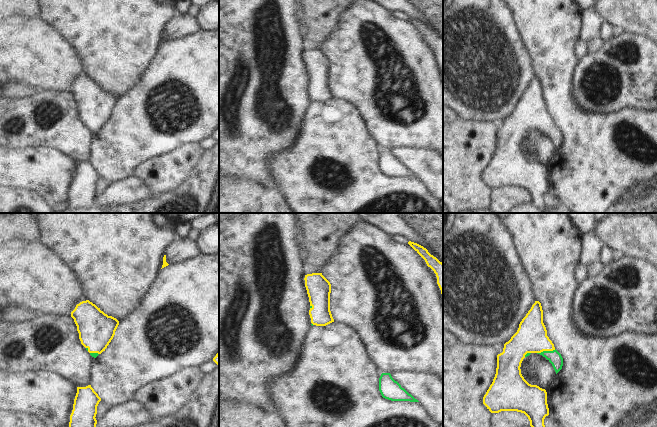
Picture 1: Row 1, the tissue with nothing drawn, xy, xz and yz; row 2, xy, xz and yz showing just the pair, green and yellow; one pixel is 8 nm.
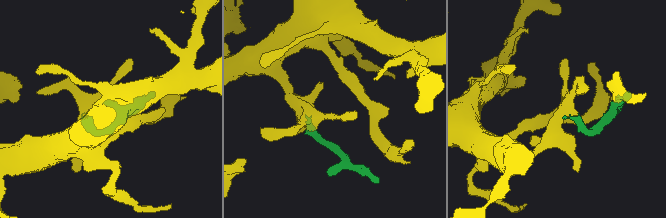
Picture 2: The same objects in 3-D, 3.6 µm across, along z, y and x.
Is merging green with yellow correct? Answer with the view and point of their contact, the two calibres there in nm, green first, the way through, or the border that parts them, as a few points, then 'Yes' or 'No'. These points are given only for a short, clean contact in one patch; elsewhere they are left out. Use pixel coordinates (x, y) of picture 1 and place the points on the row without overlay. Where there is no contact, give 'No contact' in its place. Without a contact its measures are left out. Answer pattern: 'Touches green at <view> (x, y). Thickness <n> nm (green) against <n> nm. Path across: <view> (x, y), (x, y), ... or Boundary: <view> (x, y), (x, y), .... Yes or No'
Touches green at yz (546, 127). Thickness 110 nm (green) against 260 nm. Path across: yz (554, 133), (546, 127), (531, 113). Yes

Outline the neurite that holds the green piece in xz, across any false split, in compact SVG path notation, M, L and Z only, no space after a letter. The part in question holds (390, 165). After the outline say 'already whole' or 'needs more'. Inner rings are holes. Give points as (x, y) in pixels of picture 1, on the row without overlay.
M382 149L379 154L379 167L383 174L391 177L419 178L395 157L390 149Z; already whole

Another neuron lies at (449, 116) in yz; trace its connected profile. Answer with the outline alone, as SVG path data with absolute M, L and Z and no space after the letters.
M443 105L443 123L454 123L458 118L459 116L453 109Z

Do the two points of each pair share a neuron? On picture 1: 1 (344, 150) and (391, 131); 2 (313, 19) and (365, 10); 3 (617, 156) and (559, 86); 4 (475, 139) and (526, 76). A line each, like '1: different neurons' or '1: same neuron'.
1: different neurons
2: different neurons
3: same neuron
4: different neurons

